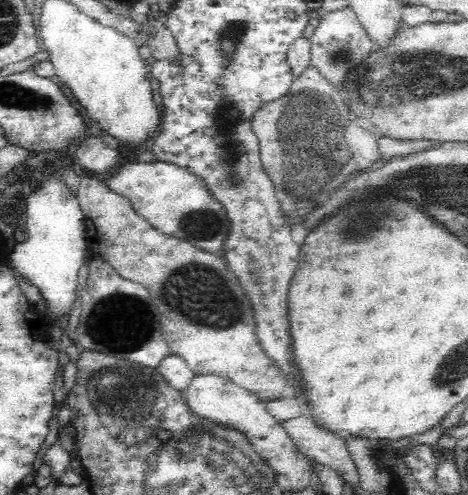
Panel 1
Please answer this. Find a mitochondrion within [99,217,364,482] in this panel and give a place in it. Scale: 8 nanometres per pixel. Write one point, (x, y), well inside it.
(192, 292)

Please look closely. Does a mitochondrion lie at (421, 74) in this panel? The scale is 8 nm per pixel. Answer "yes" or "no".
yes

